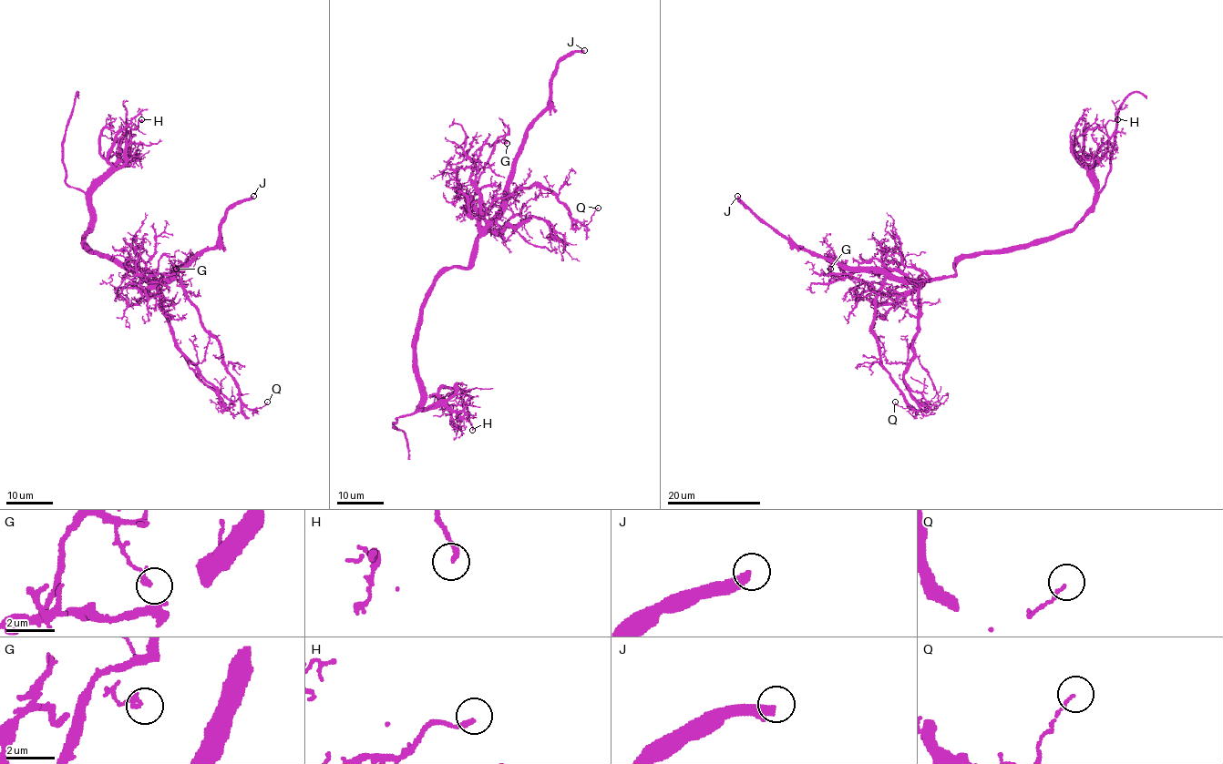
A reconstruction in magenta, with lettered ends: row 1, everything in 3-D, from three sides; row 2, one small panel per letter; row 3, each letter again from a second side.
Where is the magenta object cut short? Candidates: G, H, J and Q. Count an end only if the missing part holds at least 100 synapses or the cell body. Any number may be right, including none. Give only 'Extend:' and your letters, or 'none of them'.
Extend: J

